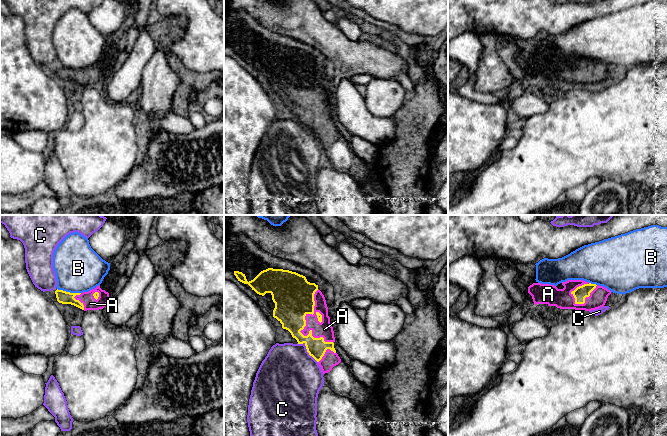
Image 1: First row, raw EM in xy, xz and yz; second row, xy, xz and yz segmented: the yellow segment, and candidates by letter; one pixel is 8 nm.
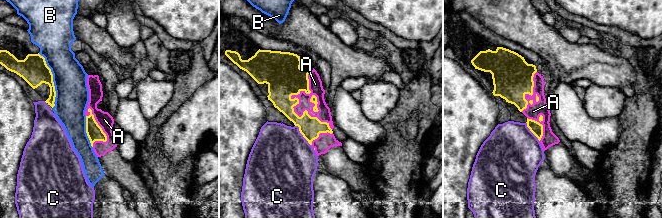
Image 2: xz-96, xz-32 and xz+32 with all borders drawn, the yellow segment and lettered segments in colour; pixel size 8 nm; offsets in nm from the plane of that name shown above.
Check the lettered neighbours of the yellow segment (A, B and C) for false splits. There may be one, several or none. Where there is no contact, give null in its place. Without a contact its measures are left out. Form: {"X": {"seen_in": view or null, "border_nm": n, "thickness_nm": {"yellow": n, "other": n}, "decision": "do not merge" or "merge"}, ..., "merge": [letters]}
{"A": {"seen_in": "xz", "border_nm": 460, "thickness_nm": {"yellow": 320, "other": 130}, "decision": "merge"}, "B": {"seen_in": "xy", "border_nm": 200, "thickness_nm": {"yellow": 100, "other": 380}, "decision": "do not merge"}, "C": {"seen_in": "xz", "border_nm": 220, "thickness_nm": {"yellow": 170, "other": 460}, "decision": "do not merge"}, "merge": ["A"]}

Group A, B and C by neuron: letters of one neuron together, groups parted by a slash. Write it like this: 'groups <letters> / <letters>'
groups A / B / C

